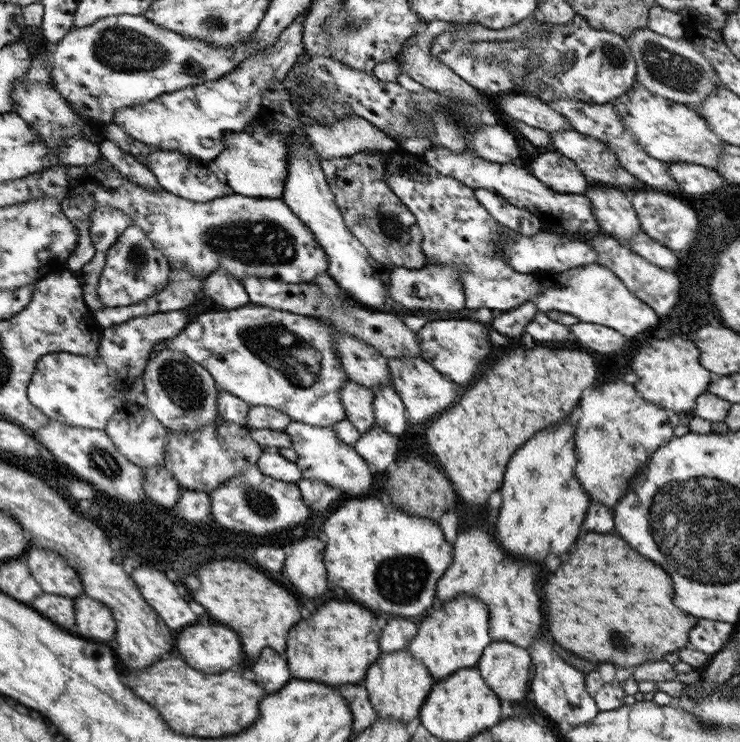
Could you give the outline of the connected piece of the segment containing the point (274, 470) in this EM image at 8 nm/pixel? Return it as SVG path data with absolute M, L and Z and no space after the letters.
M266 448L261 451L255 465L261 474L281 482L296 483L302 477L294 461L286 459L276 450Z

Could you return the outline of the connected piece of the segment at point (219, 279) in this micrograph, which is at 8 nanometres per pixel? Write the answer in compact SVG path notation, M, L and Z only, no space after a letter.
M221 268L204 278L202 294L225 310L237 309L249 302L242 283Z

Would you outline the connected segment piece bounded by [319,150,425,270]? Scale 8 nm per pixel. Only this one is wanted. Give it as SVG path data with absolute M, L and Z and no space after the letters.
M361 150L351 156L321 161L319 167L327 181L327 186L334 196L336 207L342 213L342 219L349 232L366 248L369 256L389 269L403 267L419 270L425 267L424 256L420 249L422 234L415 217L399 201L396 193L391 192L383 180L384 166L379 162L376 151Z

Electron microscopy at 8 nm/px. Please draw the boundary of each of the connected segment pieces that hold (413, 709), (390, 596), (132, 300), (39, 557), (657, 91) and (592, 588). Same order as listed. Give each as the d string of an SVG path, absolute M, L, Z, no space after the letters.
M406 649L393 654L379 654L365 673L362 685L366 688L368 701L376 712L377 719L401 721L407 724L418 715L421 703L431 690L433 682L421 661L410 656Z
M374 496L342 498L325 510L323 534L327 538L322 561L327 578L343 588L349 596L355 596L359 604L371 610L379 610L403 619L421 616L436 604L436 582L451 564L452 545L444 540L440 526L427 518L409 516L391 504L381 504Z
M129 225L106 250L104 267L96 286L102 307L127 307L138 304L157 294L168 281L171 266L152 245L145 233L135 225Z
M31 548L22 559L43 592L70 599L82 594L81 579L59 554Z
M648 29L633 30L631 36L625 38L625 43L631 50L631 57L637 67L636 82L655 96L661 96L676 104L696 107L713 90L723 88L716 77L717 71L701 55L700 46L695 47L681 37L669 39Z
M587 532L577 538L573 552L569 552L567 560L557 566L543 586L543 596L547 604L549 632L553 634L551 638L559 646L575 650L577 656L597 665L610 662L613 665L629 664L632 668L647 661L661 661L664 655L689 646L688 632L698 619L671 604L673 586L669 576L613 534Z

